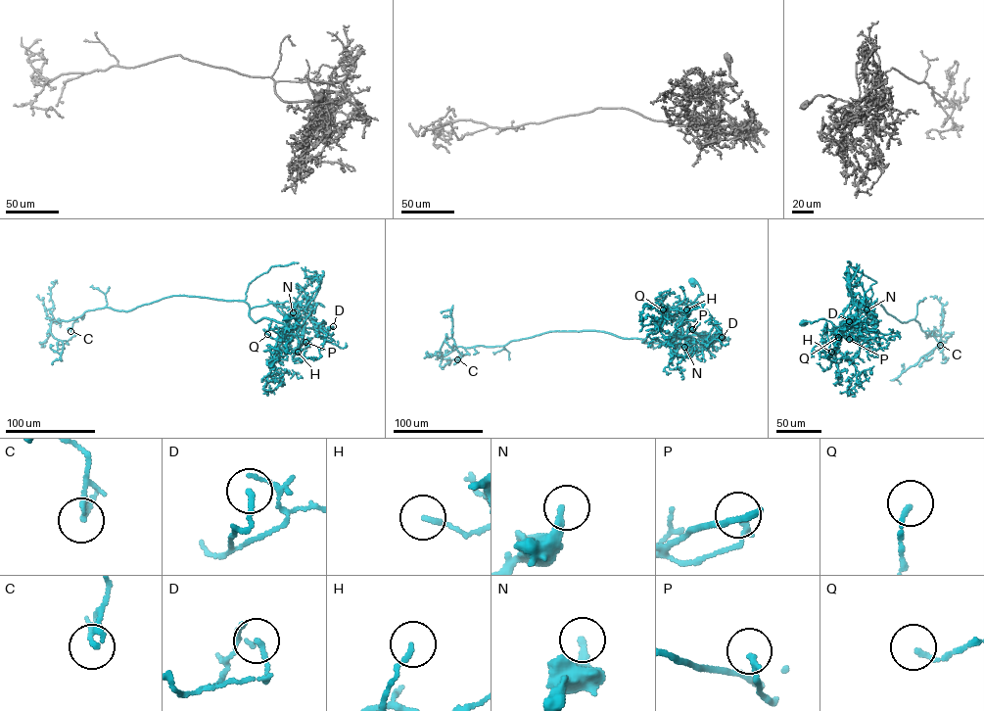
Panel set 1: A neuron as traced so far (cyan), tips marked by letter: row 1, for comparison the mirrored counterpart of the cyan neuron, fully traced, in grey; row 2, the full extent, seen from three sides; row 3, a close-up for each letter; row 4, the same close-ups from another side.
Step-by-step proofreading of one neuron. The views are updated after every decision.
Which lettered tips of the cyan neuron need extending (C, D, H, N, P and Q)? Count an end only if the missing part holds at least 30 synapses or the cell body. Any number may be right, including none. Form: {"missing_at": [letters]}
{"missing_at": []}

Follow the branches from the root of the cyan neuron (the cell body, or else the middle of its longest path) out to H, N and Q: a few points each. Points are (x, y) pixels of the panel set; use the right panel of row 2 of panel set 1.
H: (802, 322), (822, 318), (836, 326), (845, 326), (835, 354), (831, 352)
N: (802, 322), (822, 318), (837, 326), (857, 310), (866, 309)
Q: (802, 322), (822, 318), (836, 326), (844, 324), (840, 342), (841, 337), (838, 337)

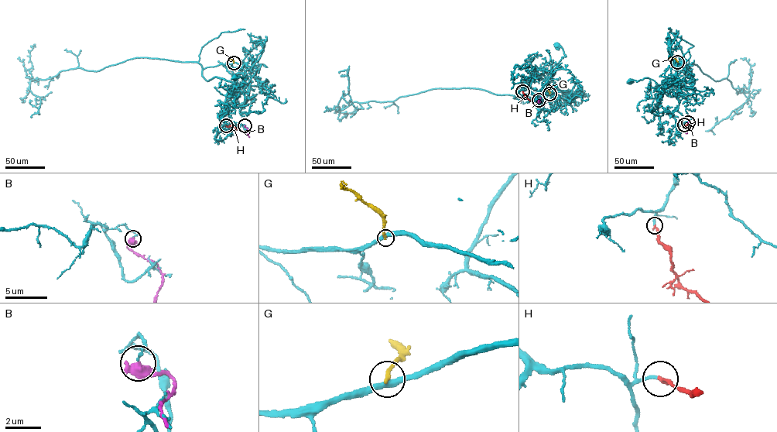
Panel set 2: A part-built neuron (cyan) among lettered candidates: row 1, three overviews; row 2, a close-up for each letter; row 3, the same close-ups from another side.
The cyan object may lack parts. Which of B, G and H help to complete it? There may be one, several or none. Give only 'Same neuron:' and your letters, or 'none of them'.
Same neuron: H

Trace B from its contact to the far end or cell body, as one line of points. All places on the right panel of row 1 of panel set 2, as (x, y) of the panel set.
B: (688, 122), (690, 128), (686, 133)

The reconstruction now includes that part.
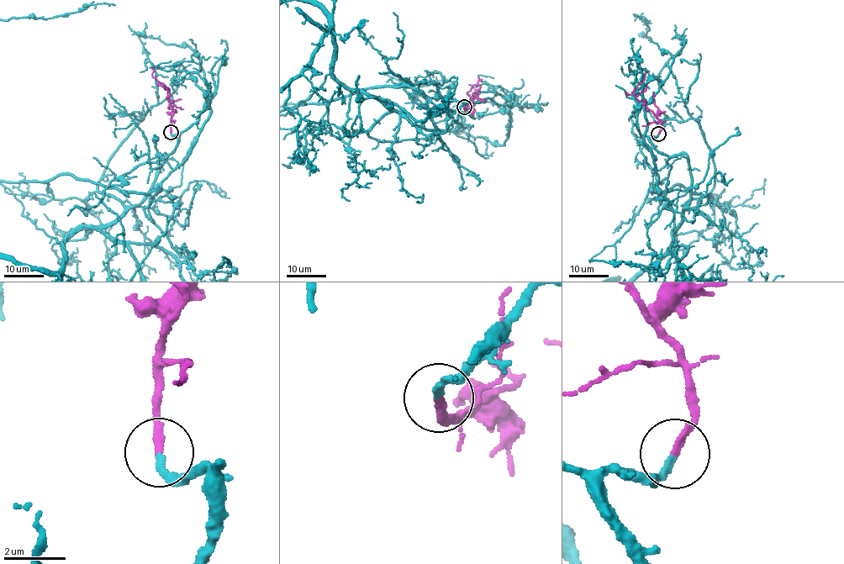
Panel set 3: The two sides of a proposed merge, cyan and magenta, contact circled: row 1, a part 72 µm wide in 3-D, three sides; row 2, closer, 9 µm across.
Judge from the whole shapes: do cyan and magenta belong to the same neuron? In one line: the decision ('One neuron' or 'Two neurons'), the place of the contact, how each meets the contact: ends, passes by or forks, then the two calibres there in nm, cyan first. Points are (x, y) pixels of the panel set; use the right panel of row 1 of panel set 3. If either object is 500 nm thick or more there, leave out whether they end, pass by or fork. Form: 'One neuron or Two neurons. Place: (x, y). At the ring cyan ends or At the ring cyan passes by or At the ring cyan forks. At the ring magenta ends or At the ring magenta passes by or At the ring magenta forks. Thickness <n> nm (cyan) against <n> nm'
One neuron. Place: (658, 134). At the ring cyan ends. At the ring magenta ends. Thickness 220 nm (cyan) against 220 nm

